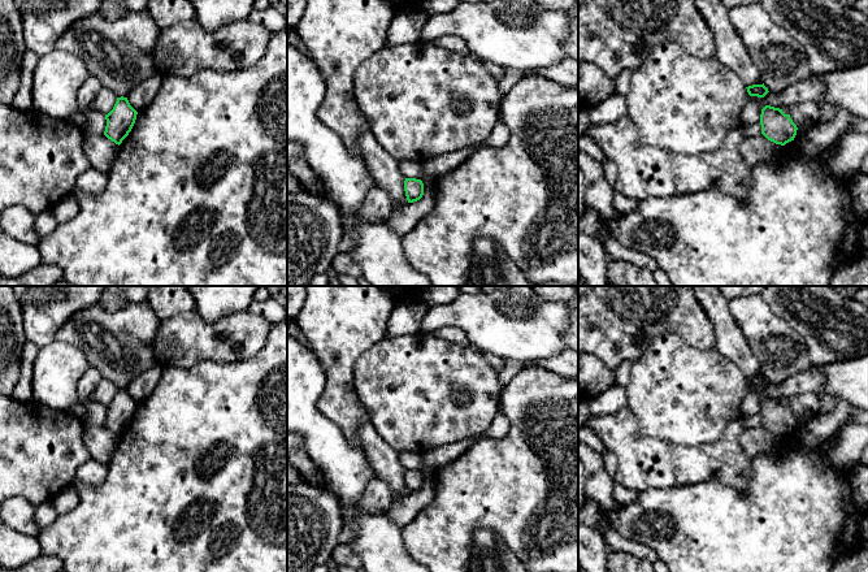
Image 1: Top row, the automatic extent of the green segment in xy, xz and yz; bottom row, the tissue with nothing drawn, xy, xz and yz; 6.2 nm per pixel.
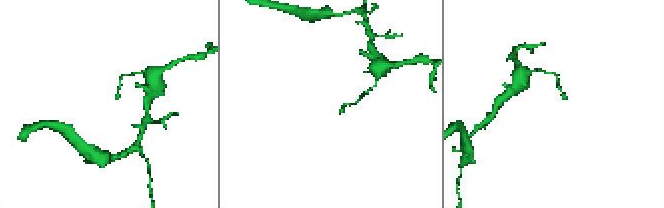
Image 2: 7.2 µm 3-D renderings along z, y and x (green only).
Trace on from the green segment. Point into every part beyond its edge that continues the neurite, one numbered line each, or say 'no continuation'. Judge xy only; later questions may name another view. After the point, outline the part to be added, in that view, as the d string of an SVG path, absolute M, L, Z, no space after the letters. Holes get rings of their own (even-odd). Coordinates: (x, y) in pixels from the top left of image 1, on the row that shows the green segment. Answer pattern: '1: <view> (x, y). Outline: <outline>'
no continuation

